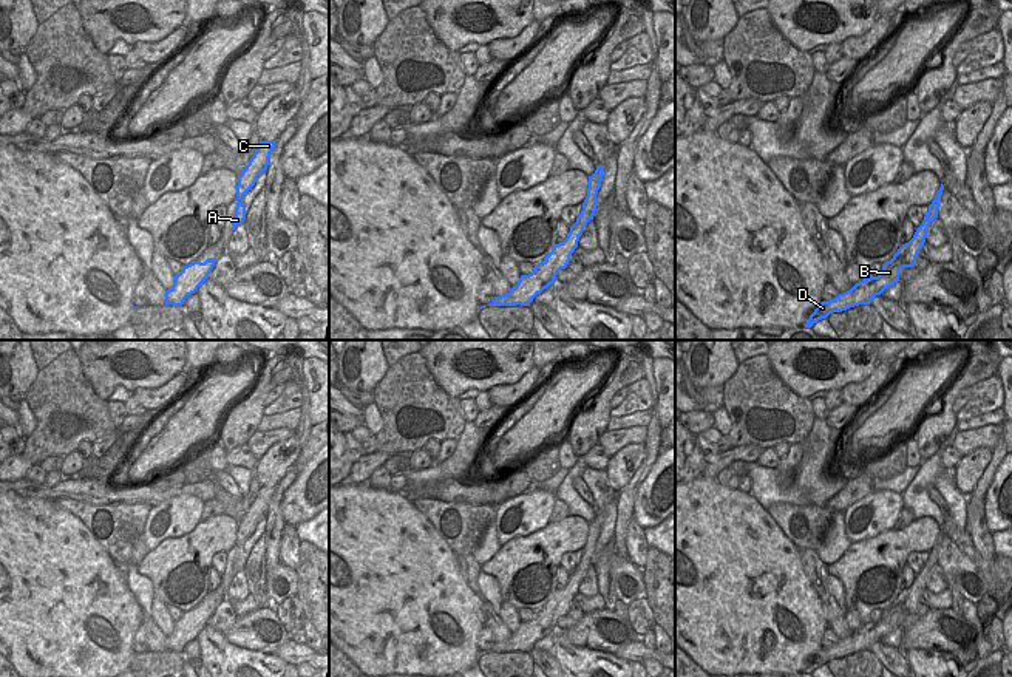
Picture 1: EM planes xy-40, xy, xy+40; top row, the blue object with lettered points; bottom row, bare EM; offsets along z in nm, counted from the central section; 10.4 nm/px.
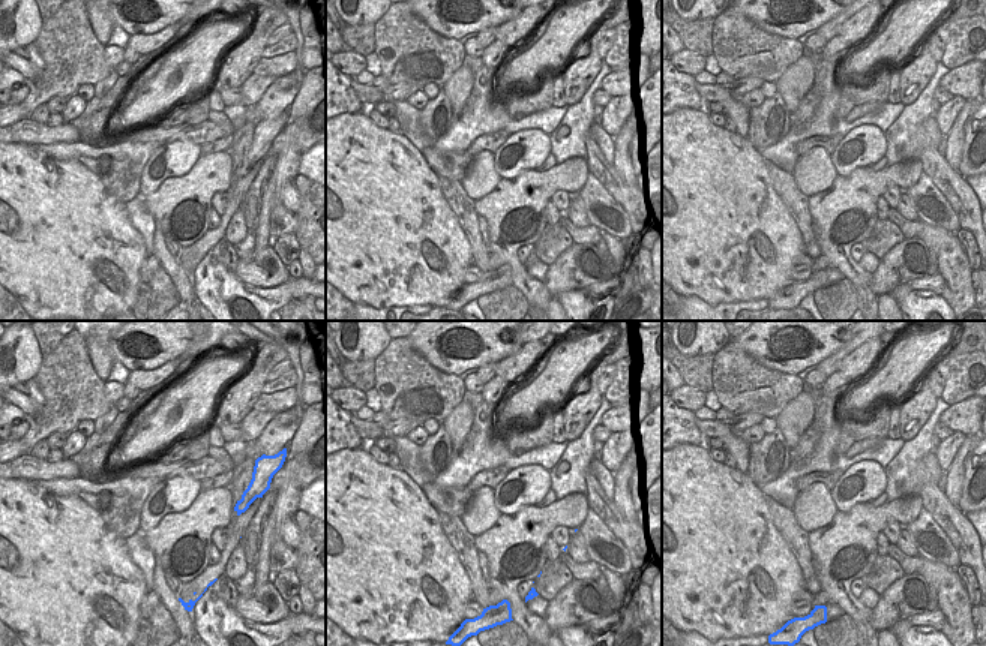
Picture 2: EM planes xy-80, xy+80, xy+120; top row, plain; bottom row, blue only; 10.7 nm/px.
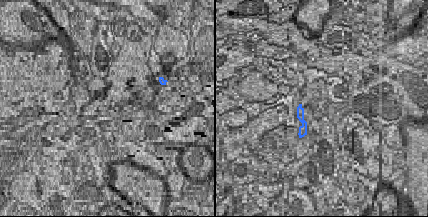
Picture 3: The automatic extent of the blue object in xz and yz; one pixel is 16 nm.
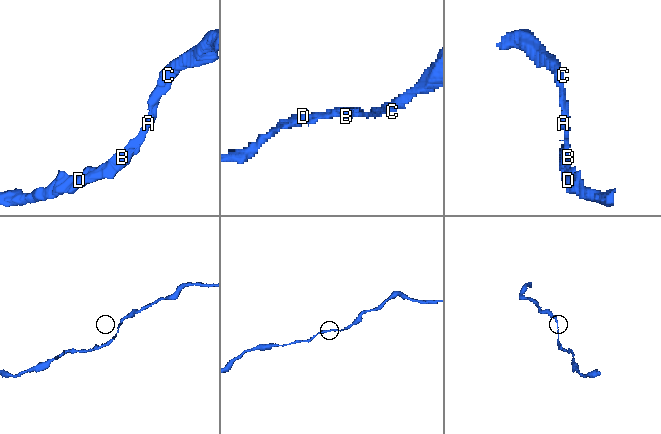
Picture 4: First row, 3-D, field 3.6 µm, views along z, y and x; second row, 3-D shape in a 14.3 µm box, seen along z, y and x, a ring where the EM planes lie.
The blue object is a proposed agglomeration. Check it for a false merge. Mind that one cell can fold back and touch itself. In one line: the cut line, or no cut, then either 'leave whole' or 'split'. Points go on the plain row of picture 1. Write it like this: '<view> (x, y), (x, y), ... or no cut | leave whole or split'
no cut | leave whole

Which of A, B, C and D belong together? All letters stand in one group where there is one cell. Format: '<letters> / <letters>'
A B C D

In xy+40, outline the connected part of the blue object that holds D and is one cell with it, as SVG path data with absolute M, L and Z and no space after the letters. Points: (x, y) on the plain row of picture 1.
M941 530L935 546L929 552L929 558L924 563L922 570L916 575L913 584L902 590L893 604L882 611L882 618L878 623L867 623L856 629L850 637L839 640L834 646L822 648L810 662L805 674L811 674L822 665L827 665L833 658L842 658L859 651L870 651L876 641L881 641L887 634L899 628L899 618L904 614L913 614L916 603L922 595L930 569L938 564L939 547L944 532Z

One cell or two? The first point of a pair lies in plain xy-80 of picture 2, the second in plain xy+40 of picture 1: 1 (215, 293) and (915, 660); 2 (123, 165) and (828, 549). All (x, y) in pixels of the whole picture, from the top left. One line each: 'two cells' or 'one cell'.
1: one cell
2: two cells

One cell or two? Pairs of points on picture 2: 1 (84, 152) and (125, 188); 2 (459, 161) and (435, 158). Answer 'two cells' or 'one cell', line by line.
1: one cell
2: one cell

